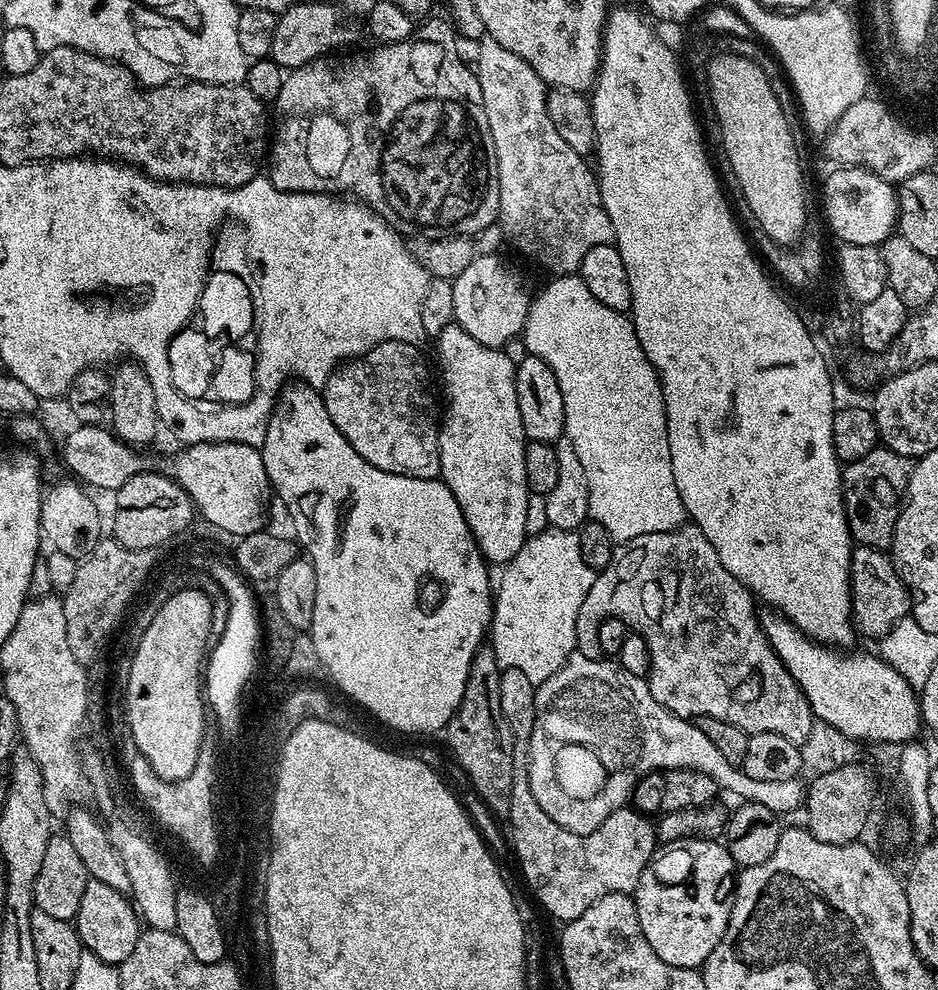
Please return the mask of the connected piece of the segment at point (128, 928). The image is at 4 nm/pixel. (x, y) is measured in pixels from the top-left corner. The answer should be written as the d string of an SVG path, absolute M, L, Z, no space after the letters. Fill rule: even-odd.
M89 879L86 894L82 894L82 902L78 906L74 927L81 945L87 951L93 952L107 964L118 966L130 958L142 931L142 921L125 893L114 890L114 886L106 886L106 882Z

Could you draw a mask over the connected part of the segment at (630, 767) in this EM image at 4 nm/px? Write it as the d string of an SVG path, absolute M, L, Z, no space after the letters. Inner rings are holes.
M579 654L569 656L568 663L563 664L554 675L546 678L546 682L538 685L535 692L535 728L531 738L526 742L528 754L524 775L530 786L532 797L538 806L557 822L563 829L571 833L582 834L596 832L598 826L604 824L606 818L618 809L627 805L628 796L642 777L656 771L669 772L674 769L688 768L691 772L701 772L709 776L721 793L729 792L741 801L758 803L766 809L777 813L792 812L803 805L806 800L806 784L800 778L788 781L764 782L761 779L750 778L742 767L726 762L726 757L710 743L710 738L698 730L691 719L675 716L670 710L663 708L651 696L645 677L635 677L630 670L622 670L619 662L608 658L584 658ZM562 745L584 745L595 750L601 762L610 766L605 778L605 784L596 795L586 799L570 799L562 796L562 790L555 778L553 763Z

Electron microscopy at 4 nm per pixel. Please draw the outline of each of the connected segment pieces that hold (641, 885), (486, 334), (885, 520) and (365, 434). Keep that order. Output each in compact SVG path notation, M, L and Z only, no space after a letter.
M682 839L663 850L653 855L640 875L634 893L638 922L662 962L699 969L730 922L738 865L719 839Z
M496 254L477 255L476 259L470 262L470 266L466 266L466 270L462 270L462 274L458 274L458 278L451 283L455 323L460 324L462 330L466 330L466 334L470 334L470 338L482 342L482 346L503 349L508 346L504 344L510 343L515 336L517 339L523 333L530 303L530 292L524 289L523 282L496 257Z
M877 446L870 450L870 454L866 454L866 458L850 460L843 465L840 481L844 491L844 509L848 529L857 545L865 544L881 550L891 549L913 463L911 456L894 454L894 450Z
M387 340L362 356L341 363L325 382L322 395L330 422L338 426L342 438L378 470L406 478L434 480L440 475L440 421L438 396L432 393L432 376L421 349L414 344Z

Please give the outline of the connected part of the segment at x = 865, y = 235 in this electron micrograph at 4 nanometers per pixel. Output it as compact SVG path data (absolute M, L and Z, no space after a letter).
M836 166L824 180L824 216L837 241L879 246L898 228L897 189L865 168Z

